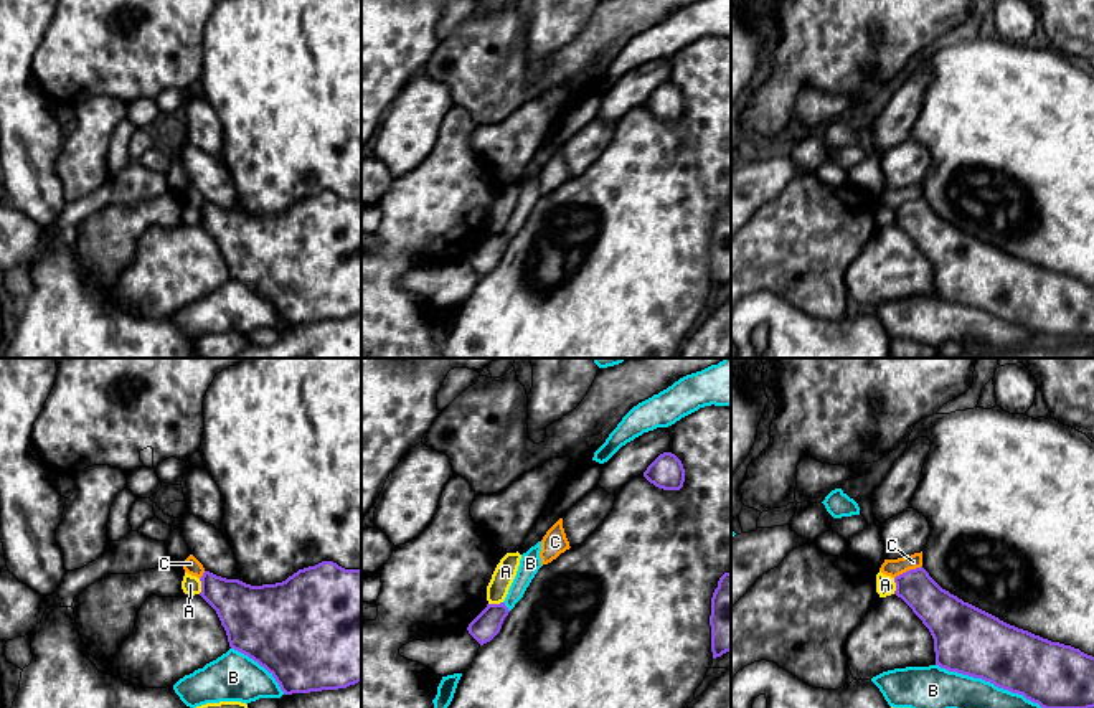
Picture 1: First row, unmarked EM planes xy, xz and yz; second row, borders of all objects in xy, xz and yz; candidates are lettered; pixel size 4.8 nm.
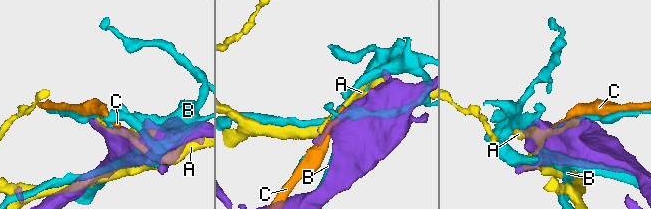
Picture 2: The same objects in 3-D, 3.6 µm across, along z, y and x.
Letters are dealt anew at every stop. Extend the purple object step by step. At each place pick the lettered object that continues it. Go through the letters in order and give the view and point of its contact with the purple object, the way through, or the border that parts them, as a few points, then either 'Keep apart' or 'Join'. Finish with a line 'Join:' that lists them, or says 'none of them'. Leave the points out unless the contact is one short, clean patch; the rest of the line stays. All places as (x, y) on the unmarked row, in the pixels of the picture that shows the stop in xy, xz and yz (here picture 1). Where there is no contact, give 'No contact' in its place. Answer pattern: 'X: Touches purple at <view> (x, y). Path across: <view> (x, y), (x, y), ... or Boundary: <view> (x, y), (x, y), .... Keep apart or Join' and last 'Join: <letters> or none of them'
A: Touches purple at xy (202, 217). Keep apart
B: Touches purple at yz (990, 312). Keep apart
C: Touches purple at yz (910, 200). Boundary: yz (921, 195), (895, 208). Keep apart
Join: none of them

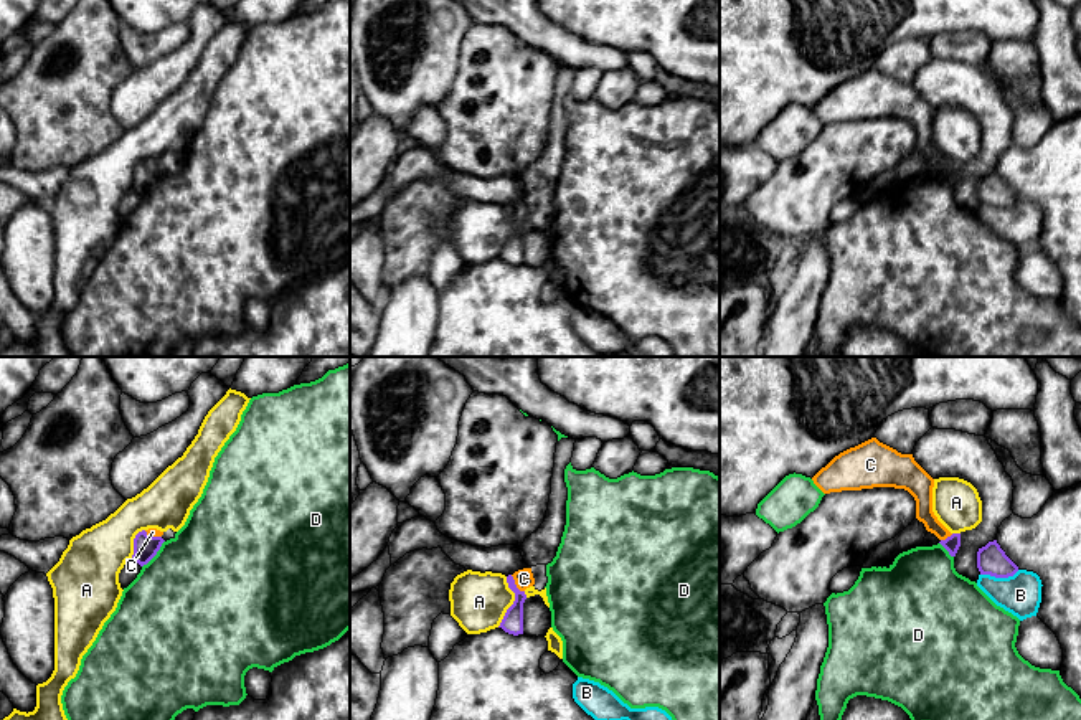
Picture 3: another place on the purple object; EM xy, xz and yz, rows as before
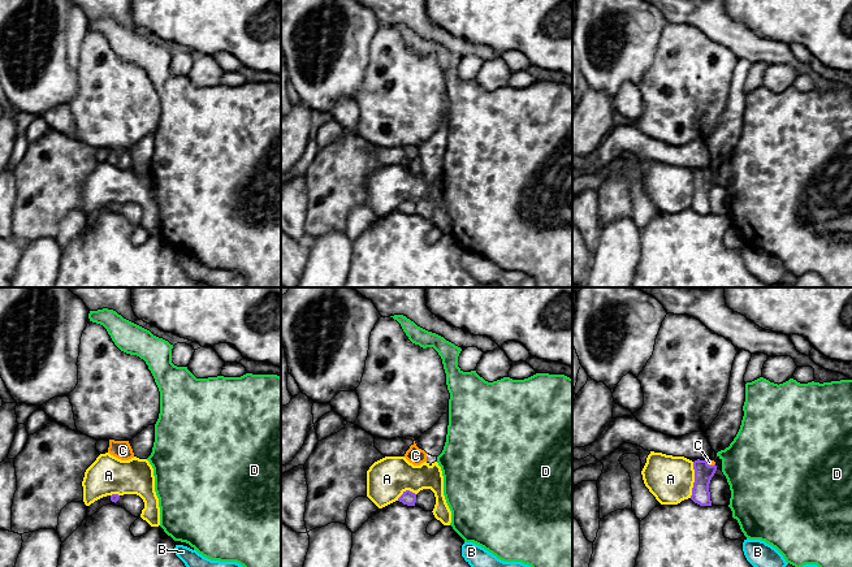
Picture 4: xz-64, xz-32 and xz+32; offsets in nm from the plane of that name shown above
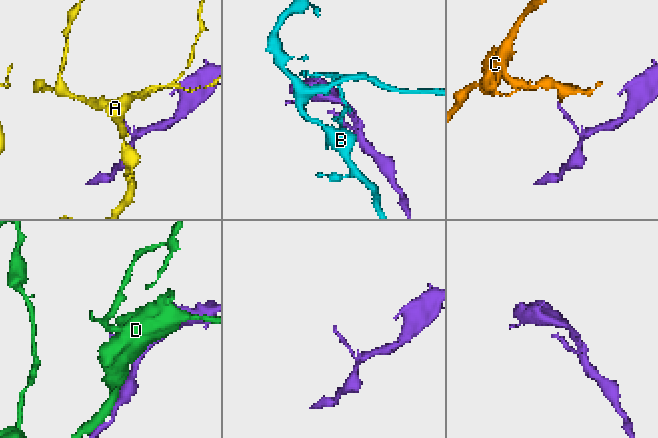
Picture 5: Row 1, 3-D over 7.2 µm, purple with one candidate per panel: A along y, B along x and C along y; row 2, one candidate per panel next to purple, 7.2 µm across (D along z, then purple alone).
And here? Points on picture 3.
A: Touches purple at xz (514, 232). Keep apart
B: Touches purple at yz (999, 207). Keep apart
C: Touches purple at xz (515, 215). Path across: xz (512, 253), (519, 233), (515, 215), (523, 208). Join
D: Touches purple at xy (155, 184). Keep apart
Join: C

